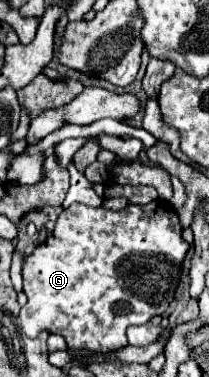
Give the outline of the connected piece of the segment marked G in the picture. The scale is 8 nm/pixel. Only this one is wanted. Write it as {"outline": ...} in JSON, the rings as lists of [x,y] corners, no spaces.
{"outline":[[[154,200],[146,206],[130,204],[120,212],[72,204],[58,216],[52,238],[38,244],[24,260],[22,274],[28,302],[20,310],[22,330],[28,338],[34,338],[44,330],[60,334],[70,350],[112,352],[124,348],[128,344],[128,326],[146,324],[154,316],[162,316],[170,306],[188,248],[190,246],[182,240],[182,226],[176,212],[164,200]]]}

